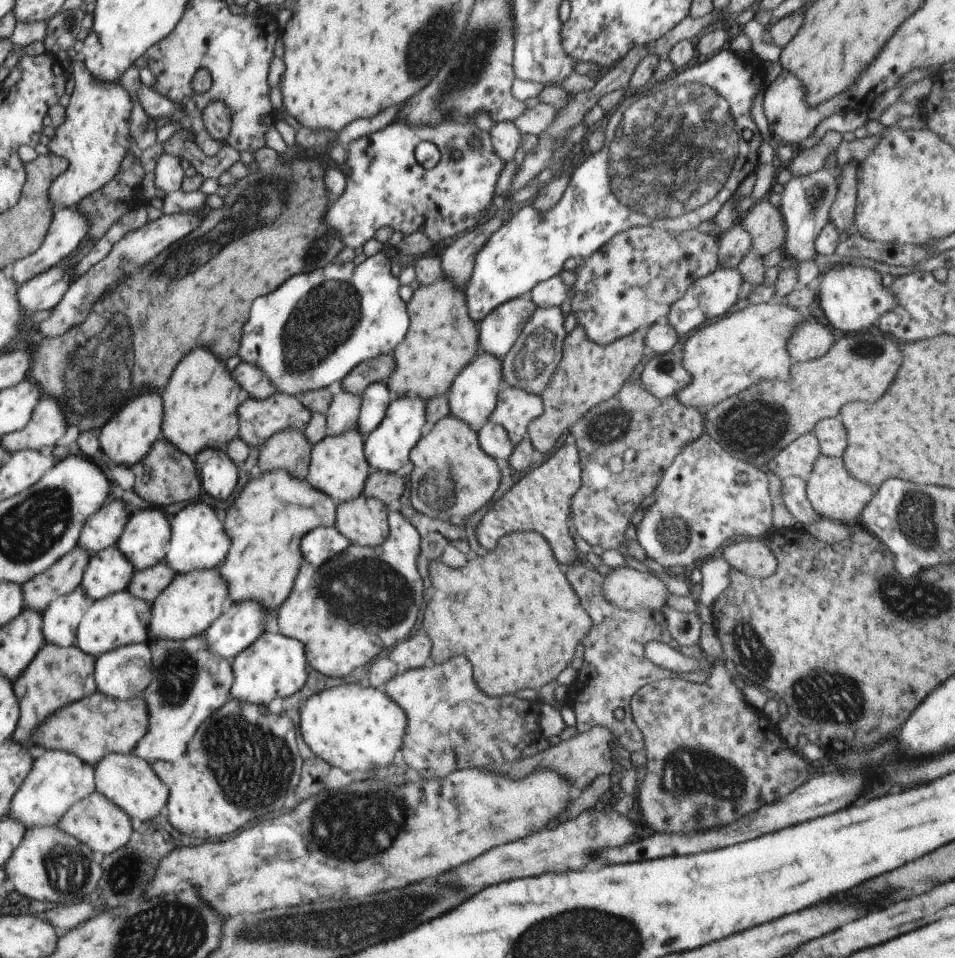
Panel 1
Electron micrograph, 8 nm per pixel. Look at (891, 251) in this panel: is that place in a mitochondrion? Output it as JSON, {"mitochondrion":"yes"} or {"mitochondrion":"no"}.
{"mitochondrion":"no"}

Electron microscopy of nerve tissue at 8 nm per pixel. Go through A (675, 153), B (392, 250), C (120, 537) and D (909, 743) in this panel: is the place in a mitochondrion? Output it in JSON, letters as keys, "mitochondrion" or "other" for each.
{"A":"mitochondrion","B":"other","C":"other","D":"other"}

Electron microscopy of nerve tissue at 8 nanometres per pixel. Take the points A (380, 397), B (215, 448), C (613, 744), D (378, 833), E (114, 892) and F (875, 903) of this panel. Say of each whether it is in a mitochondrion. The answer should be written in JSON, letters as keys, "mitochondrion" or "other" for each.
{"A":"other","B":"other","C":"other","D":"mitochondrion","E":"mitochondrion","F":"other"}

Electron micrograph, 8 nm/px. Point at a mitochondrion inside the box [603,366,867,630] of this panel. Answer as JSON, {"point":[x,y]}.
{"point":[755,426]}

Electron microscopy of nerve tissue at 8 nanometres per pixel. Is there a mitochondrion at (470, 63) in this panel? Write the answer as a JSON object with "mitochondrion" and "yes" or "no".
{"mitochondrion":"yes"}

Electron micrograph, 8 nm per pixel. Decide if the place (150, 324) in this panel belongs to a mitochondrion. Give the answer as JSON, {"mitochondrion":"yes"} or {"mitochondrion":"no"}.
{"mitochondrion":"no"}

